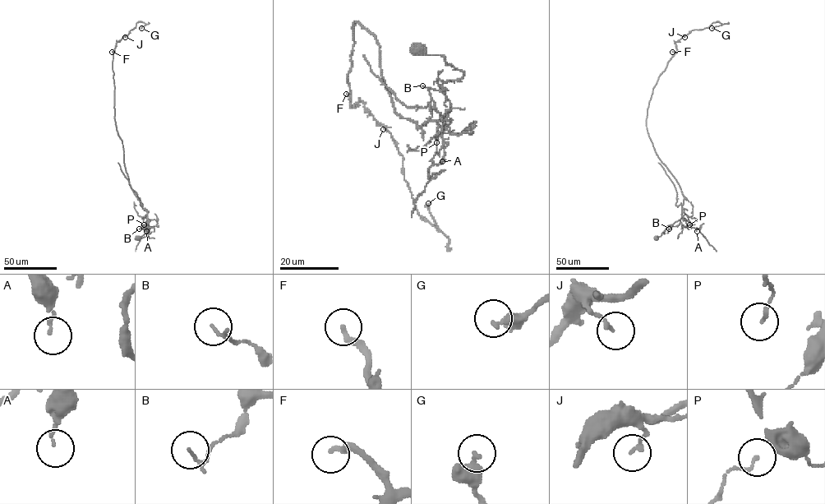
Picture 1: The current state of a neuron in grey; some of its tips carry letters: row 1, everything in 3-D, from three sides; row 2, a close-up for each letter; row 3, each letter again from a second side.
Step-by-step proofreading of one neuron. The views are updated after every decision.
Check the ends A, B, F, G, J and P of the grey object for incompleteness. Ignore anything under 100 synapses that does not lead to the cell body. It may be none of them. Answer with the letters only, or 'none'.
F

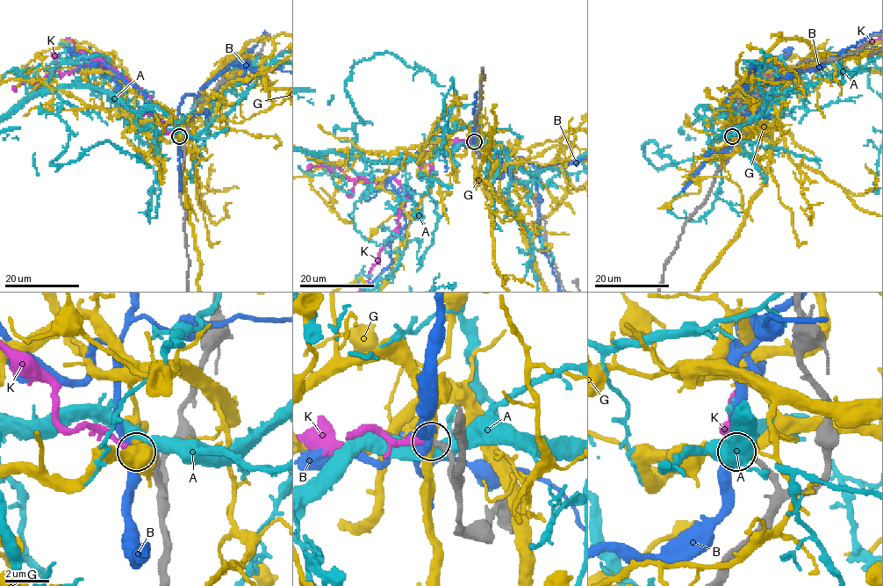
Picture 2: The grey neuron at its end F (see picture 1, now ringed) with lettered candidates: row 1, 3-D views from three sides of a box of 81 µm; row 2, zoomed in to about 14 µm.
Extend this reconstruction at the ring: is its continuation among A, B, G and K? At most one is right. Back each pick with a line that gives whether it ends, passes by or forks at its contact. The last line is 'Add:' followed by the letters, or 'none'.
K: it ends
Add: K

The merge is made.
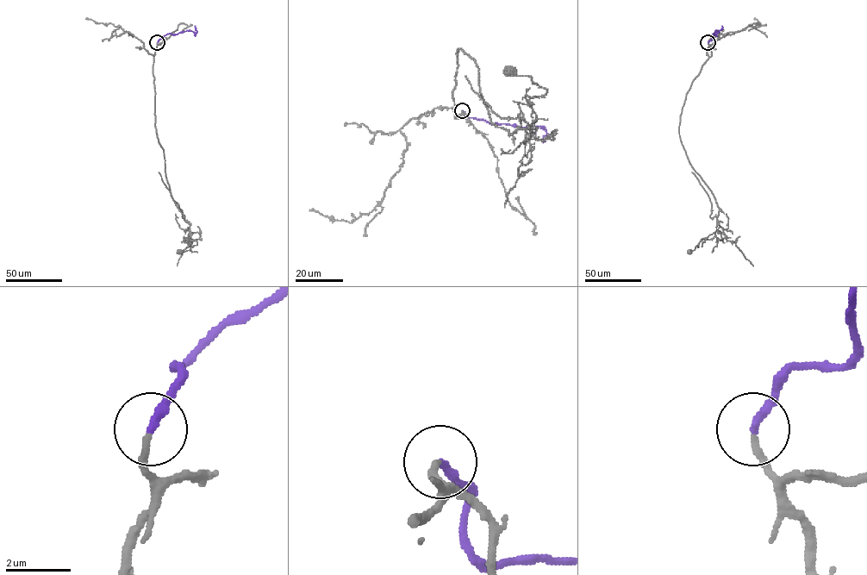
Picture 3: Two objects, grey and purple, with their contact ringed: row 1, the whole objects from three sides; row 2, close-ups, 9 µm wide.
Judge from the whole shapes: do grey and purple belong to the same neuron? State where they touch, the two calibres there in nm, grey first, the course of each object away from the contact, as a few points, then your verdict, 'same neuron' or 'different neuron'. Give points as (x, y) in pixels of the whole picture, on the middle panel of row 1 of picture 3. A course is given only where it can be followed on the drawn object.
at (462, 110); 200 nm thick on the grey side, 280 nm on the other; grey runs (462, 110), (454, 118), (458, 49), (493, 122), (530, 129), (526, 96), (546, 90), (509, 71); purple runs (462, 110), (465, 118), (482, 119), (490, 123), (524, 128), (540, 126), (546, 134), (543, 140); same neuron

